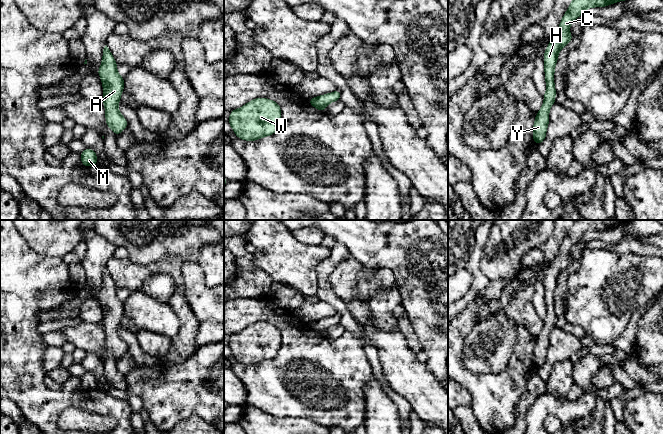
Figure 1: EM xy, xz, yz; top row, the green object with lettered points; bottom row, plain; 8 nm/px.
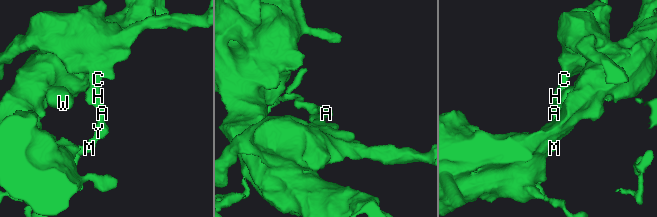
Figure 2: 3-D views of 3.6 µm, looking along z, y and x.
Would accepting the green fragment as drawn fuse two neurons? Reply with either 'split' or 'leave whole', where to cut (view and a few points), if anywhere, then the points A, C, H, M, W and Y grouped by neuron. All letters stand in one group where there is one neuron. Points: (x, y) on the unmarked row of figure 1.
leave whole; cut none; groups A C H M W Y

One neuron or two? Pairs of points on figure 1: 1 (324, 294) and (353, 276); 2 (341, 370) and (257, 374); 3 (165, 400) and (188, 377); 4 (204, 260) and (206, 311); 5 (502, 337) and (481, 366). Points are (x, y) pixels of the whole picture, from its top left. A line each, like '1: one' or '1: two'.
1: two
2: one
3: one
4: two
5: one

